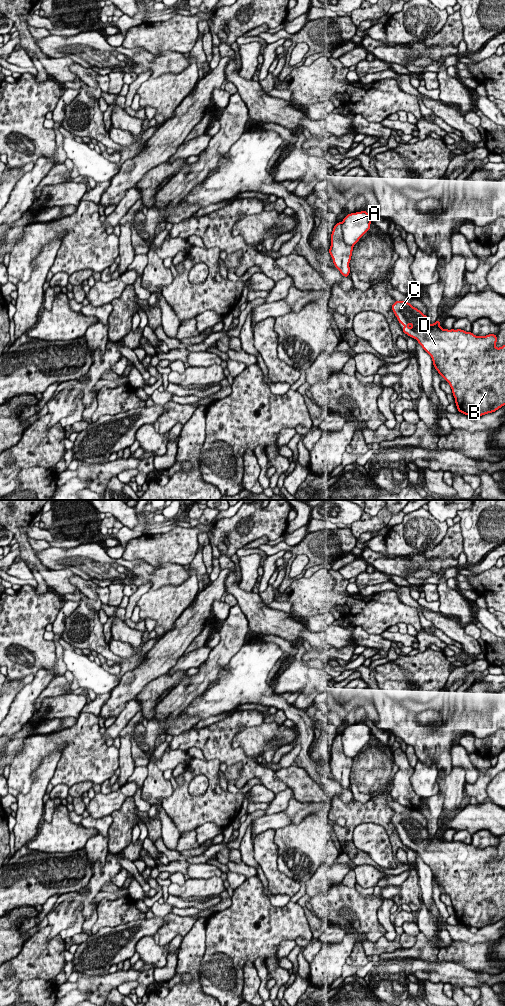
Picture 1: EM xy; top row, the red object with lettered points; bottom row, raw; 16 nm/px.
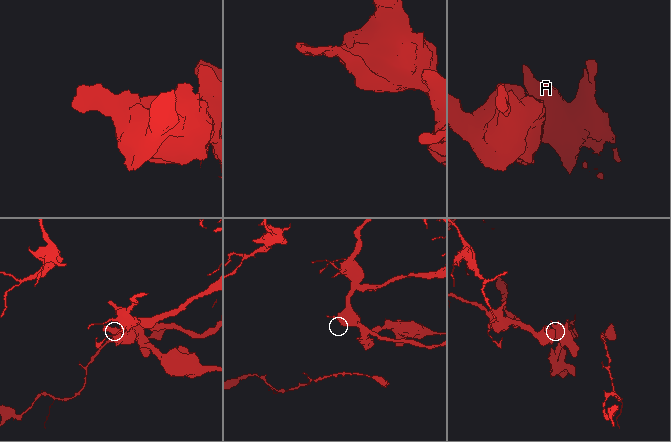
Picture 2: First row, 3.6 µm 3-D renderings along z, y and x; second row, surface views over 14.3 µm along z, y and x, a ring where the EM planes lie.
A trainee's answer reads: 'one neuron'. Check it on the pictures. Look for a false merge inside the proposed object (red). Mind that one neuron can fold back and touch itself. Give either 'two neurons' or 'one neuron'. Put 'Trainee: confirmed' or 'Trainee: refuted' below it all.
two neurons
Trainee: refuted

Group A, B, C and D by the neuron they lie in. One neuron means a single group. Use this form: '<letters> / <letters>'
A / B C D

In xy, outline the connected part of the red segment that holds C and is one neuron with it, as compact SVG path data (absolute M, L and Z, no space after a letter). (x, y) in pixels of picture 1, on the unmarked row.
M395 813L391 821L398 834L405 838L402 843L418 853L431 868L435 881L450 896L458 924L467 928L472 926L480 929L493 925L505 917L505 857L500 860L495 858L497 854L496 846L481 849L461 841L442 841L439 832L430 836L426 827L405 813Z

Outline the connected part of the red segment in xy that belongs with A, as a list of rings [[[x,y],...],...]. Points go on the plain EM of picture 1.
[[[366,722],[348,726],[341,734],[343,753],[350,758],[354,758],[371,740],[371,734],[371,728]]]

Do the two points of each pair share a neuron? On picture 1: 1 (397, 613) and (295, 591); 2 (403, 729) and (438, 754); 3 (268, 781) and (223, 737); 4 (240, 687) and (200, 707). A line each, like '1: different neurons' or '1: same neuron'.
1: same neuron
2: same neuron
3: same neuron
4: same neuron

